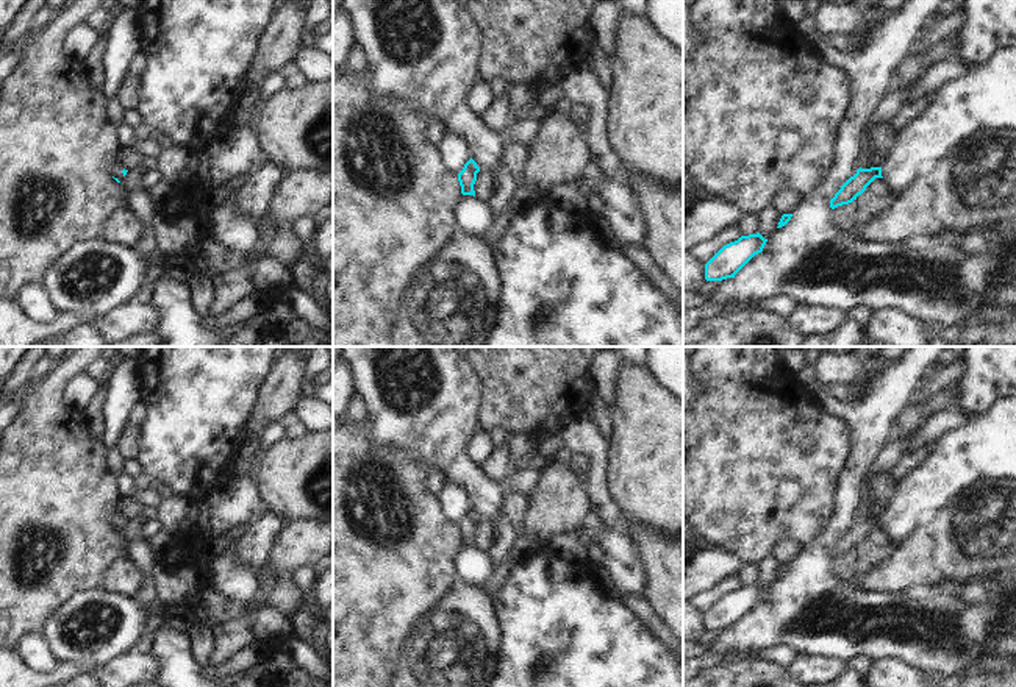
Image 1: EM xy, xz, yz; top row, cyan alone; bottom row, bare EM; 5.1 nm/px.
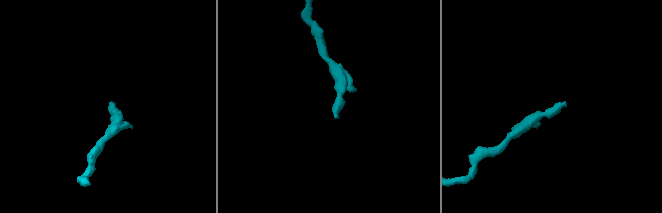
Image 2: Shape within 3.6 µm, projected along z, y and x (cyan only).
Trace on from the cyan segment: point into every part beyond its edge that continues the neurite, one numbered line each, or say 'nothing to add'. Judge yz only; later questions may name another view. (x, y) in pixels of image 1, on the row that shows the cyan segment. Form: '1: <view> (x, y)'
1: yz (983, 99)

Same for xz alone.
1: xz (472, 216)

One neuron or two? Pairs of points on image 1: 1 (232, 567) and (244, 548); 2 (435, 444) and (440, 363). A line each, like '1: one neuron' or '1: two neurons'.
1: two neurons
2: one neuron

